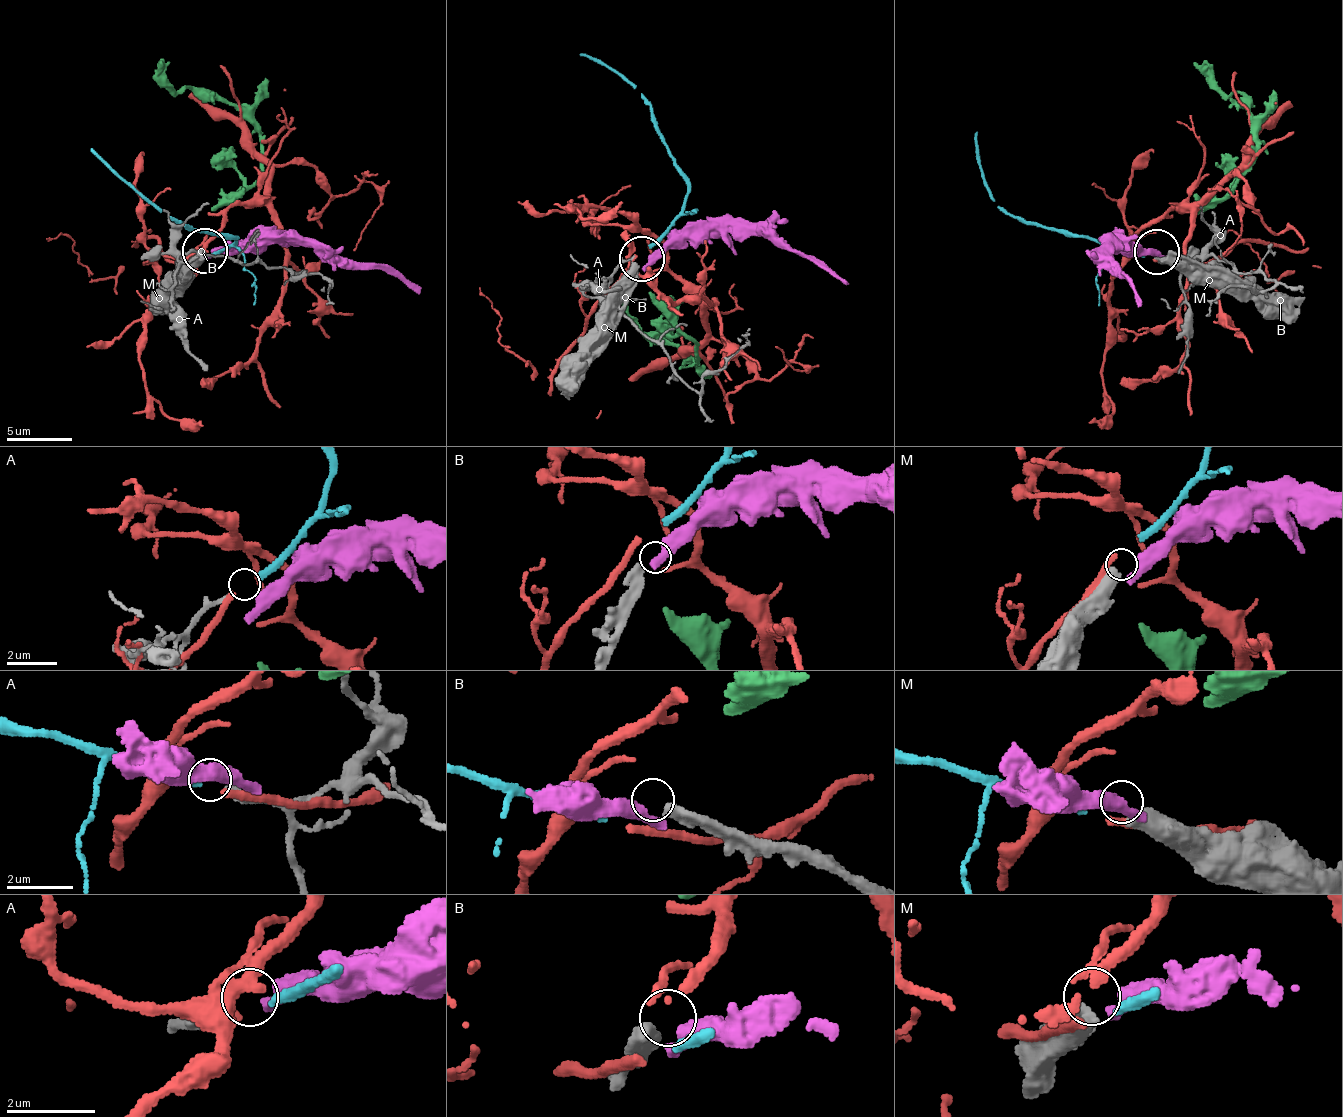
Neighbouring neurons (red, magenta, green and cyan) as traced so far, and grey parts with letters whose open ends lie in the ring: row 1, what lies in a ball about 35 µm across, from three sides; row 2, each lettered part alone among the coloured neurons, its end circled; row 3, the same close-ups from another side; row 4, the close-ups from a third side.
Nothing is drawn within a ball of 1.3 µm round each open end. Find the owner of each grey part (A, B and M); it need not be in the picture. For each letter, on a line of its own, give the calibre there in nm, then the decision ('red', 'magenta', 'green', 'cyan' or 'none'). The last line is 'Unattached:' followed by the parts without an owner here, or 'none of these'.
A: 160 nm thick; cyan
B: 400 nm thick; none
M: 480 nm thick; magenta
Unattached: B

